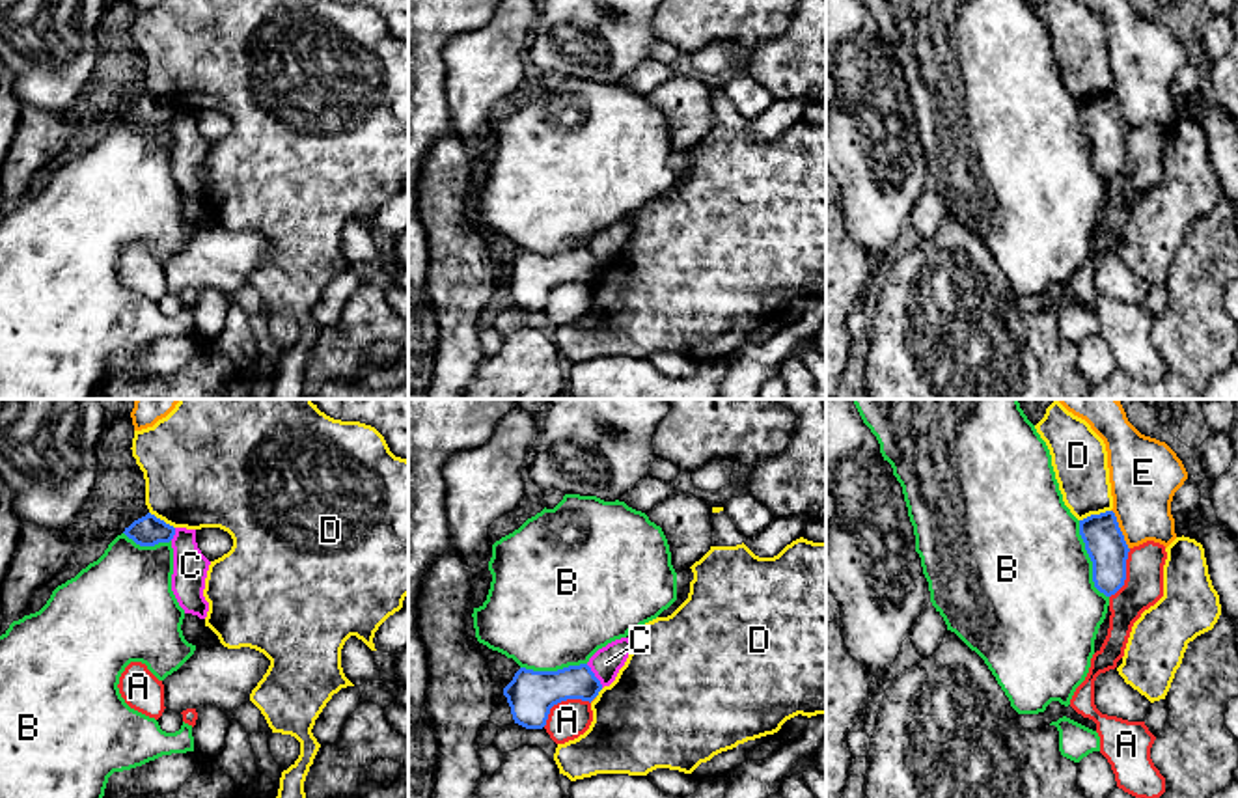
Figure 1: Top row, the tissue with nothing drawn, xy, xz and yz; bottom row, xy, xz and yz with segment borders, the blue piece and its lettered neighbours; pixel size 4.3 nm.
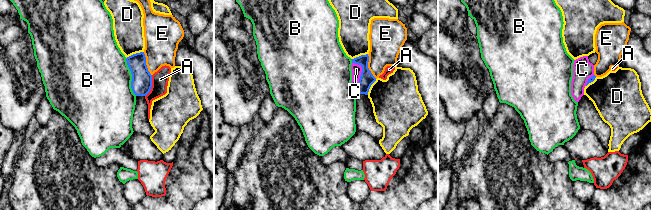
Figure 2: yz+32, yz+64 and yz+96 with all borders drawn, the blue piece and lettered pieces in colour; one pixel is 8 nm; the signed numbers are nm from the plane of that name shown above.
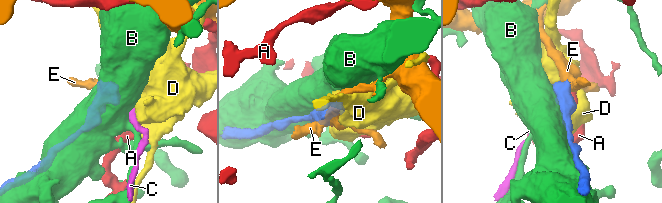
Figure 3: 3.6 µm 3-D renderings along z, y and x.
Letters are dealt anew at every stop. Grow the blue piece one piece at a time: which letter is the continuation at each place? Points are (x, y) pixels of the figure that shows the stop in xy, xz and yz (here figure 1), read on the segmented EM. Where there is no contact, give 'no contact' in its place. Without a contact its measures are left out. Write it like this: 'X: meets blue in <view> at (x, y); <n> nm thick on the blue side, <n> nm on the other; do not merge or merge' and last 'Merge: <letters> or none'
A: meets blue in xz at (562, 700); 200 nm thick on the blue side, 170 nm on the other; do not merge
B: meets blue in yz at (1091, 560); 170 nm thick on the blue side, 480 nm on the other; do not merge
C: meets blue in xz at (593, 675); 180 nm thick on the blue side, 130 nm on the other; do not merge
D: meets blue in yz at (1095, 515); 170 nm thick on the blue side, 240 nm on the other; do not merge
E: meets blue in yz at (1119, 530); 170 nm thick on the blue side, 300 nm on the other; do not merge
Merge: none

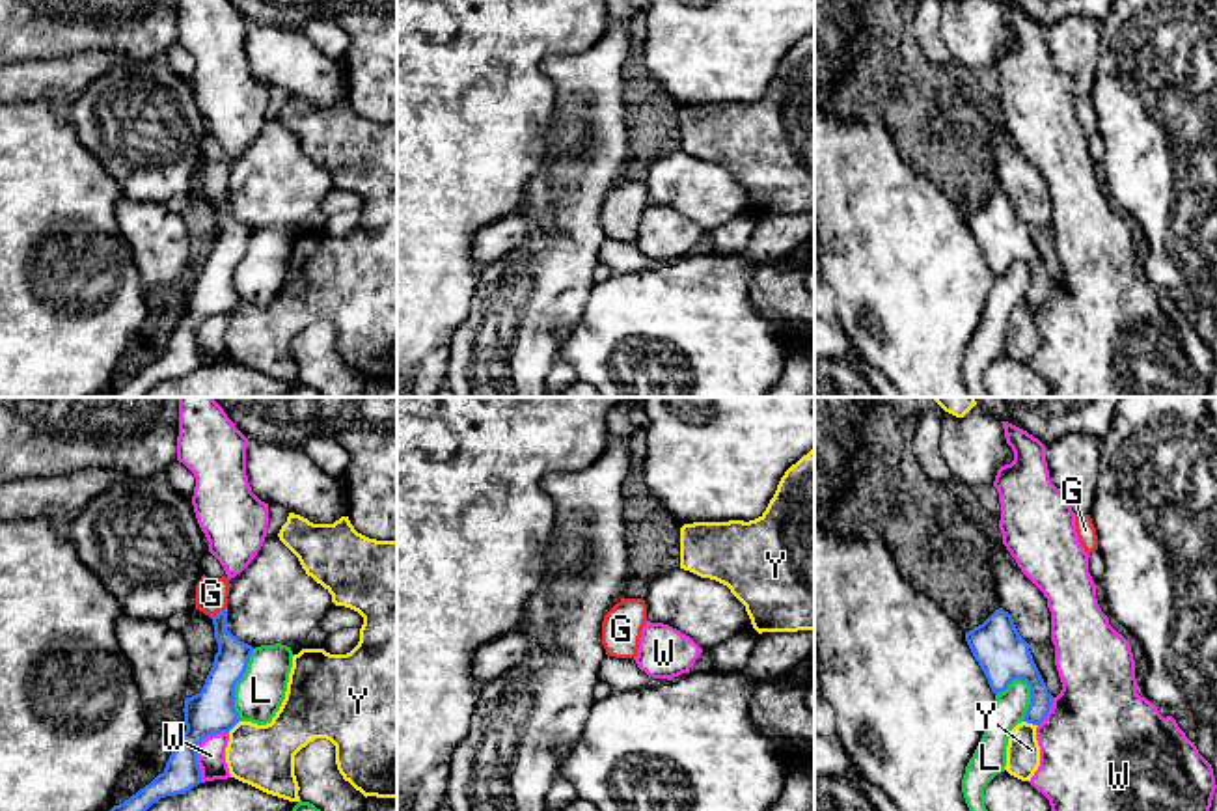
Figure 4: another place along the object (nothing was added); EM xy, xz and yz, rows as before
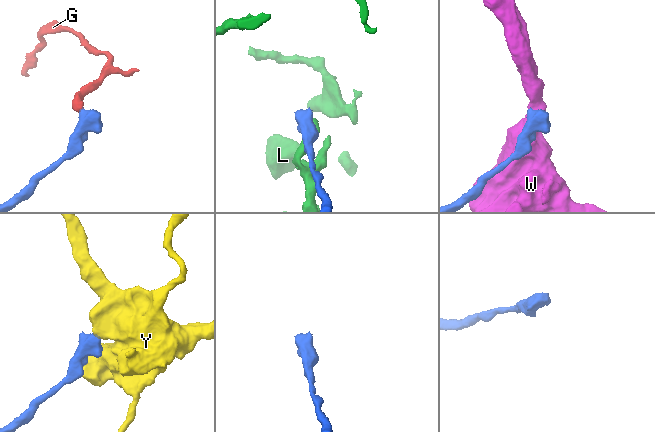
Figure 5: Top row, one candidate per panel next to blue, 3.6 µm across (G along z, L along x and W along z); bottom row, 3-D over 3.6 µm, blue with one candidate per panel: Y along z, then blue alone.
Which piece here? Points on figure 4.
G: meets blue in xy at (218, 612); 140 nm thick on the blue side, 140 nm on the other; merge
L: meets blue in xy at (235, 685); 200 nm thick on the blue side, 200 nm on the other; do not merge
W: meets blue in xy at (198, 748); 200 nm thick on the blue side, 130 nm on the other; do not merge
Y: meets blue in yz at (1031, 722); 120 nm thick on the blue side, 140 nm on the other; do not merge
Merge: G

